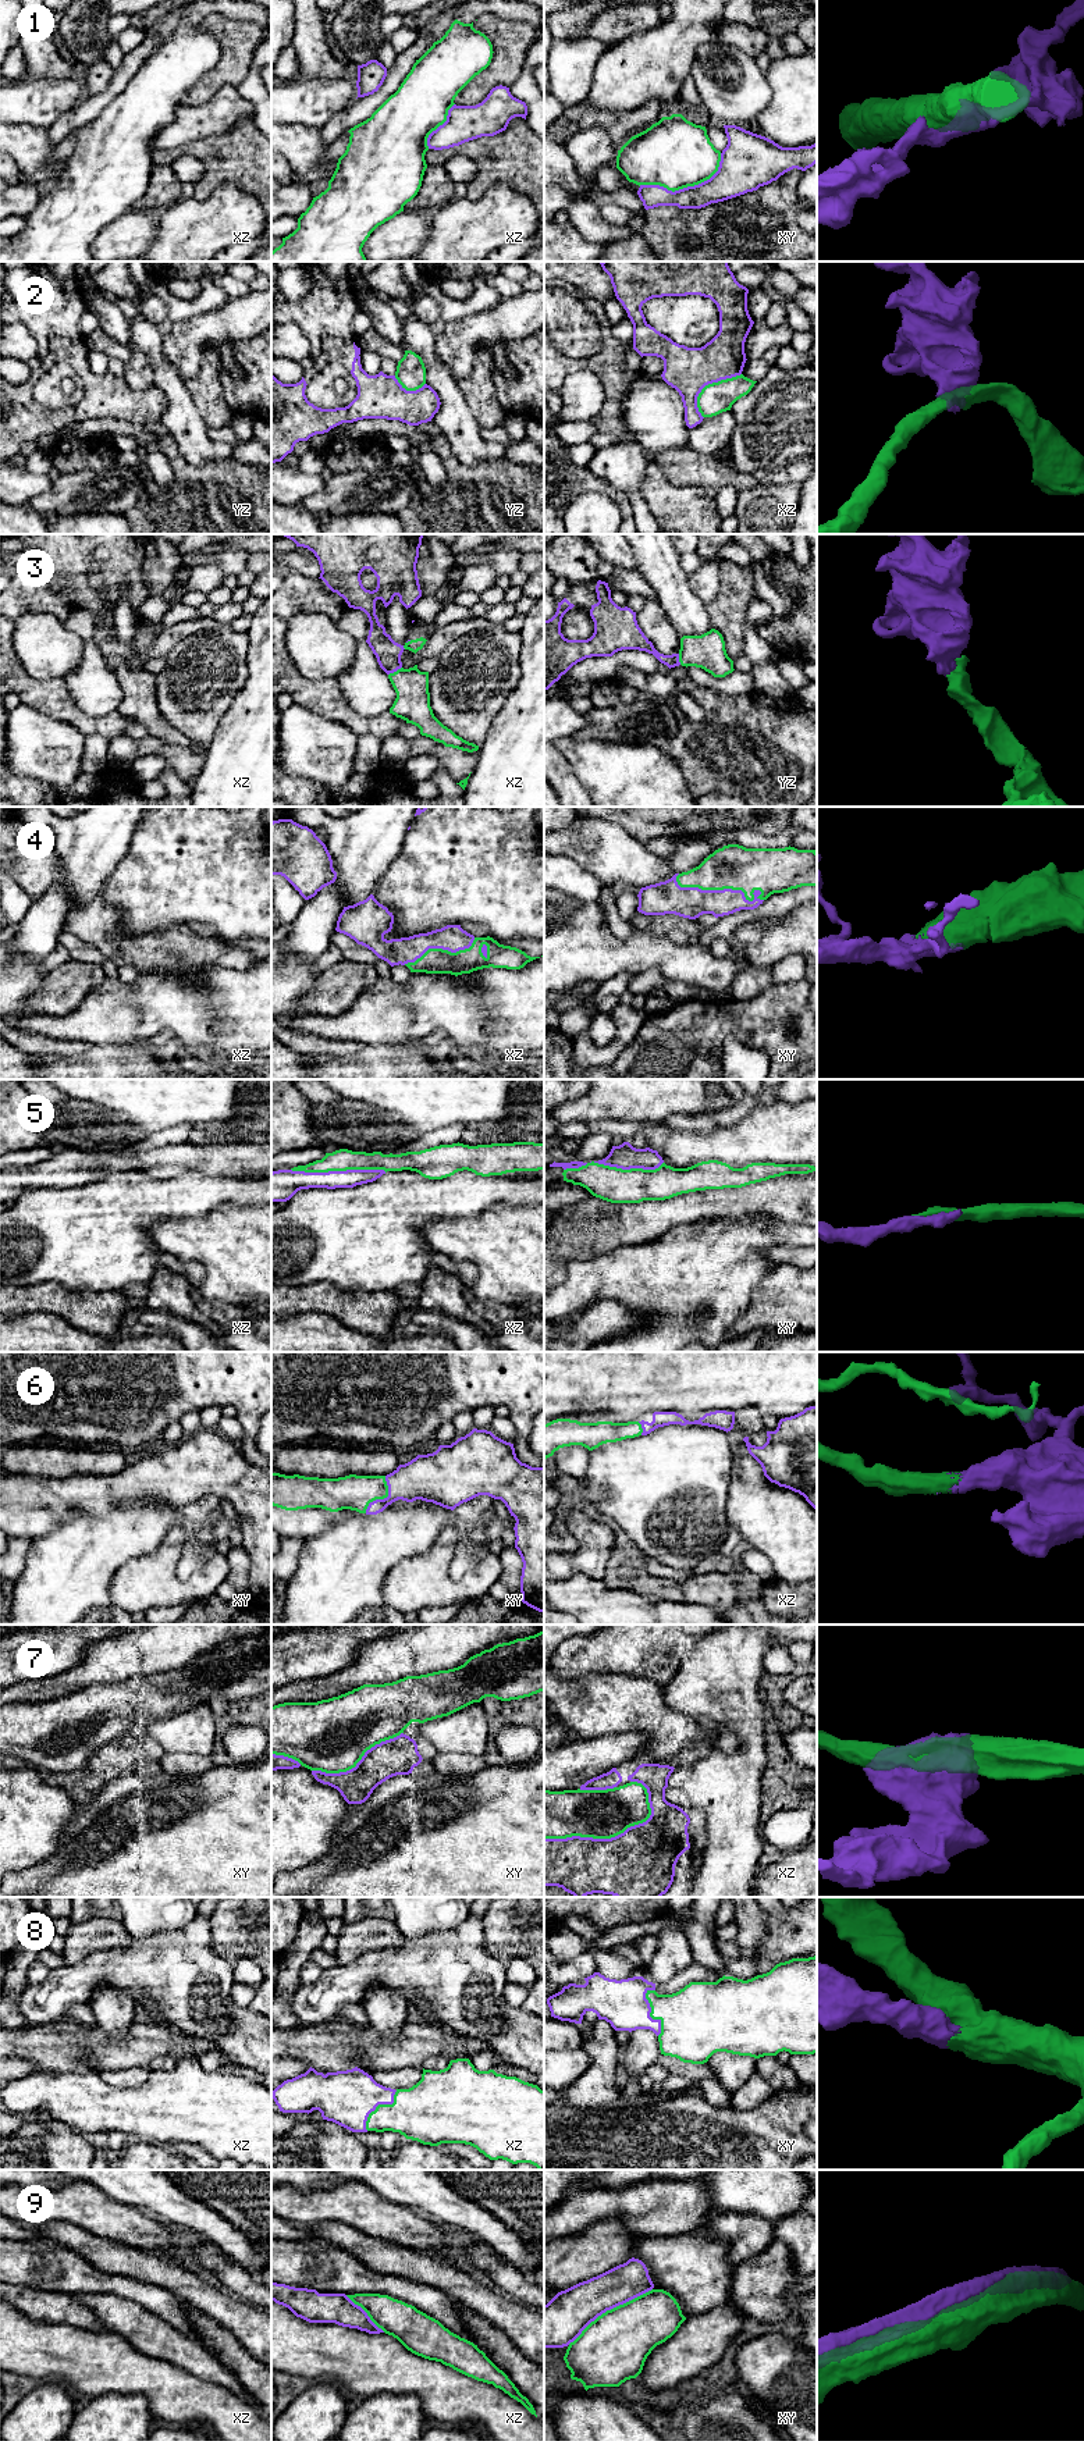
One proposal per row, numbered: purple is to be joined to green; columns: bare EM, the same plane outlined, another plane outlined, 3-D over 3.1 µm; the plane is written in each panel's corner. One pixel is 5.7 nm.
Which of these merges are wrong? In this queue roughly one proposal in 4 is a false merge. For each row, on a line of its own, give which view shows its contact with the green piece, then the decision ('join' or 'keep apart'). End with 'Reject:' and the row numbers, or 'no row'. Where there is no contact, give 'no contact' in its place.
1: contact in xy; keep apart
2: contact in xz; keep apart
3: contact in xz; join
4: contact in xy; join
5: contact in xz; join
6: contact in xy; join
7: contact in xz; keep apart
8: contact in xy; join
9: contact in xy; join
Reject: 1, 2, 7

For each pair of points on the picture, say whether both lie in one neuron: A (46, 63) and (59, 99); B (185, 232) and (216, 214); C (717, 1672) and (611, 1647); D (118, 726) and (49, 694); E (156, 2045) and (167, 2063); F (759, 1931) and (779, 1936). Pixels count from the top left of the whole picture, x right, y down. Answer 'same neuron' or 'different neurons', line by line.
A: different neurons
B: same neuron
C: different neurons
D: same neuron
E: different neurons
F: different neurons

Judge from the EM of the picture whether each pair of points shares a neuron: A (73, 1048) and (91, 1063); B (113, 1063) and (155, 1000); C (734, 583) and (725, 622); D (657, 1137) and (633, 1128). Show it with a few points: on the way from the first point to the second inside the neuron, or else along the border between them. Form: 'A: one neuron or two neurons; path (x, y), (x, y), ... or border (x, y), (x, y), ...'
A: two neurons; border (93, 1045), (74, 1053), (48, 1054)
B: two neurons; border (142, 1042), (93, 1043)
C: one neuron; path (734, 593), (728, 612)
D: one neuron; path (651, 1132), (639, 1128)

